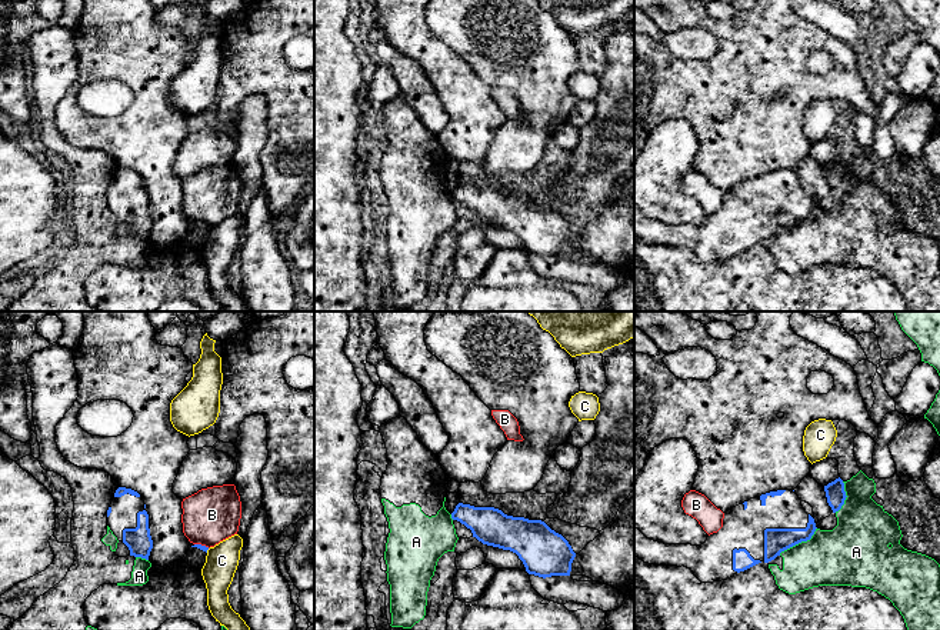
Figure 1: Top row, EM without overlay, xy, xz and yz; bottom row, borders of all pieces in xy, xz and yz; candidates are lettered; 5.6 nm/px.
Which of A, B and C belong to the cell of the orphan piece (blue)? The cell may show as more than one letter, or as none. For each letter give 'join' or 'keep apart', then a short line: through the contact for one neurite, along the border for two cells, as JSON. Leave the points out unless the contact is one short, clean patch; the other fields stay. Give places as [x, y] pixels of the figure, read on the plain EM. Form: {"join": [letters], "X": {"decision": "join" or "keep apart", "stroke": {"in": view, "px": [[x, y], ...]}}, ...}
{"join": [], "A": {"decision": "keep apart"}, "B": {"decision": "keep apart"}, "C": {"decision": "keep apart", "stroke": {"in": "xy", "px": [[209, 229], [206, 232]]}}}

